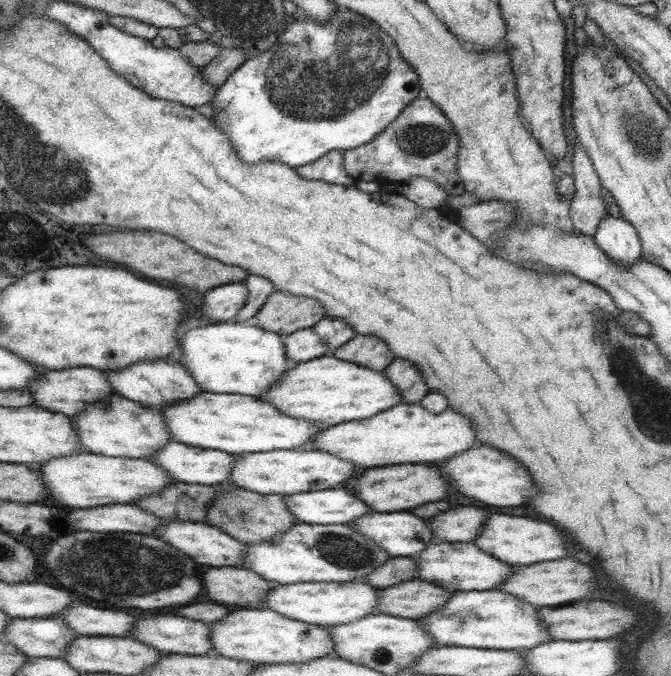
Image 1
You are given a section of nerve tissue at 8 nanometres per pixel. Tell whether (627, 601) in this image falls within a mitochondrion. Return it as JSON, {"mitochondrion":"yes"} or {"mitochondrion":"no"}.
{"mitochondrion":"no"}

